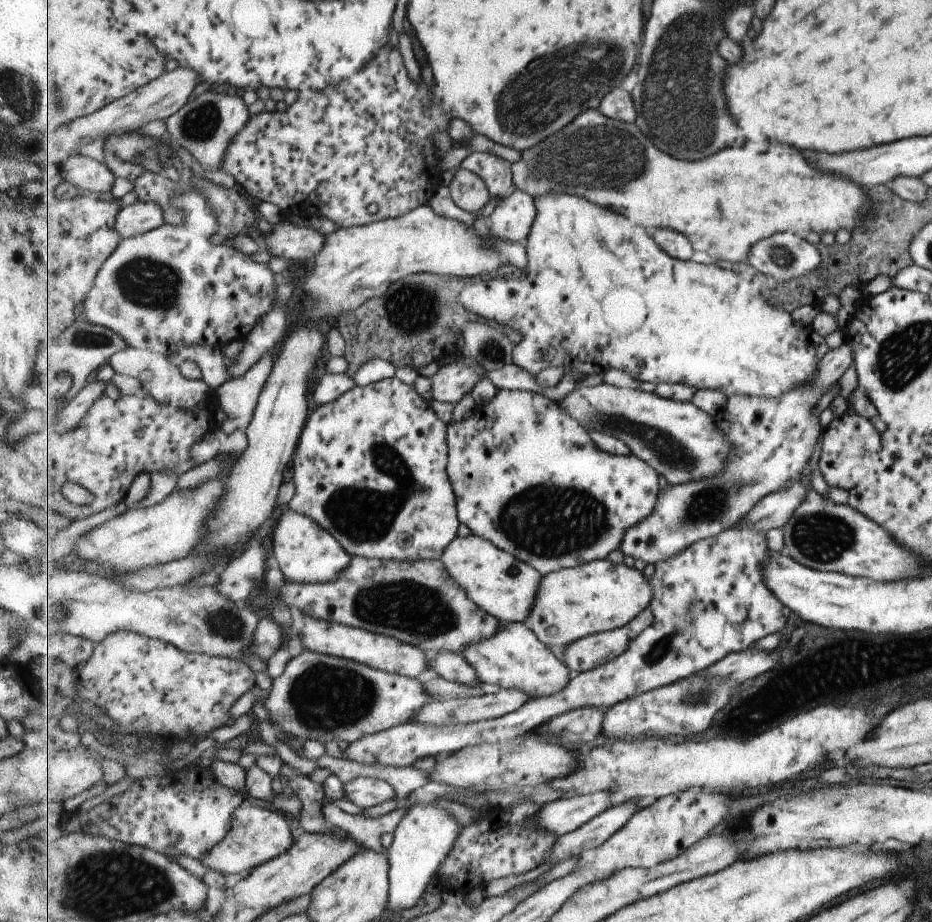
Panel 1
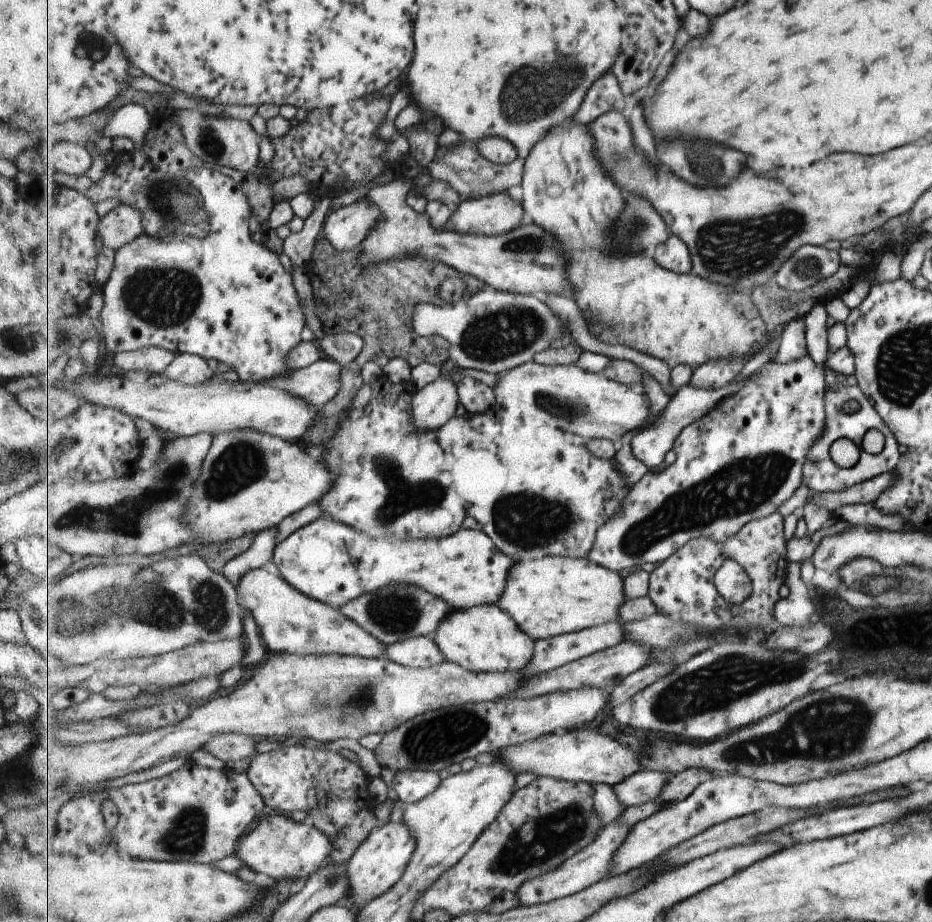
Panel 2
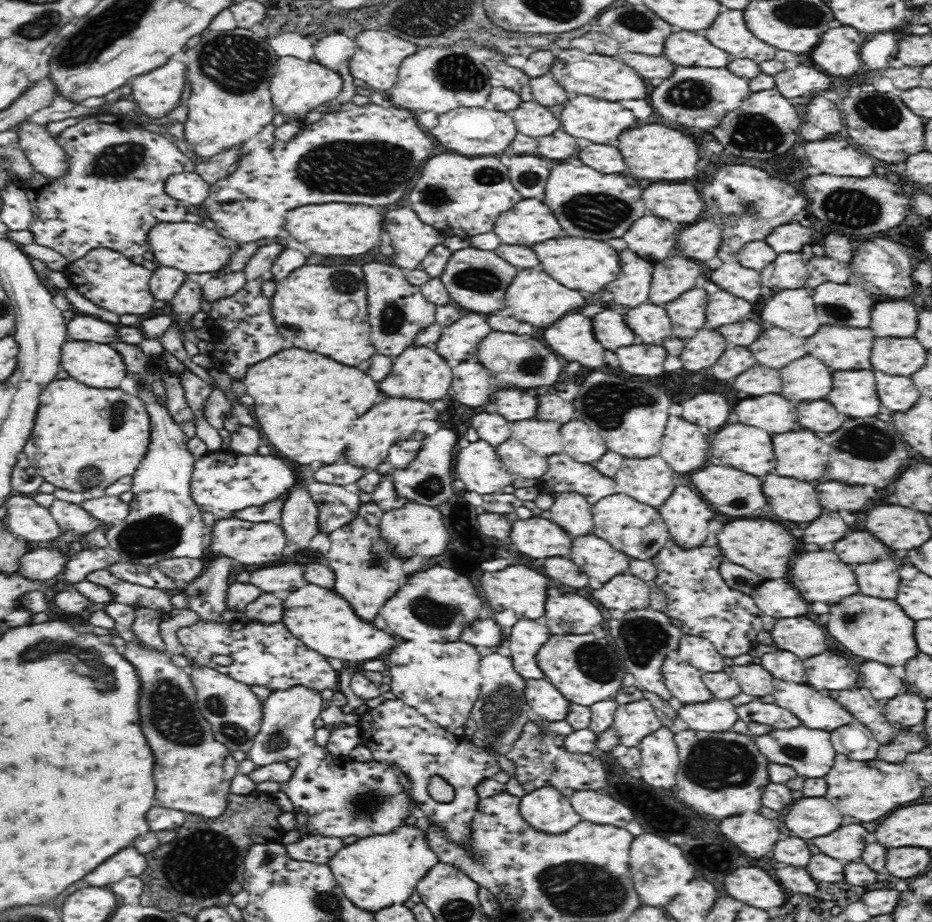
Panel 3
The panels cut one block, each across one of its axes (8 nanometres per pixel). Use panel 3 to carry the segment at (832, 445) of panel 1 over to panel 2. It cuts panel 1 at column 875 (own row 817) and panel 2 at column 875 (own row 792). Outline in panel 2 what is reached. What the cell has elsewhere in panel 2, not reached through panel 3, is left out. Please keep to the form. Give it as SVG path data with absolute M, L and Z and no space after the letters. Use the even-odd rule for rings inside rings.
M845 384L837 390L837 392L829 391L824 394L824 413L825 428L823 434L813 443L811 449L805 457L804 483L809 490L815 492L828 493L841 489L851 488L853 485L859 485L870 478L876 477L881 473L889 473L896 465L899 458L899 446L893 438L891 431L885 426L885 423L879 418L877 412L873 408L868 397L863 393L859 386L848 387ZM869 428L876 428L881 432L884 438L882 450L876 455L864 453L861 450L861 438ZM837 438L847 438L860 448L858 461L853 466L846 467L837 466L831 458L829 458L829 447L831 442L835 442Z

